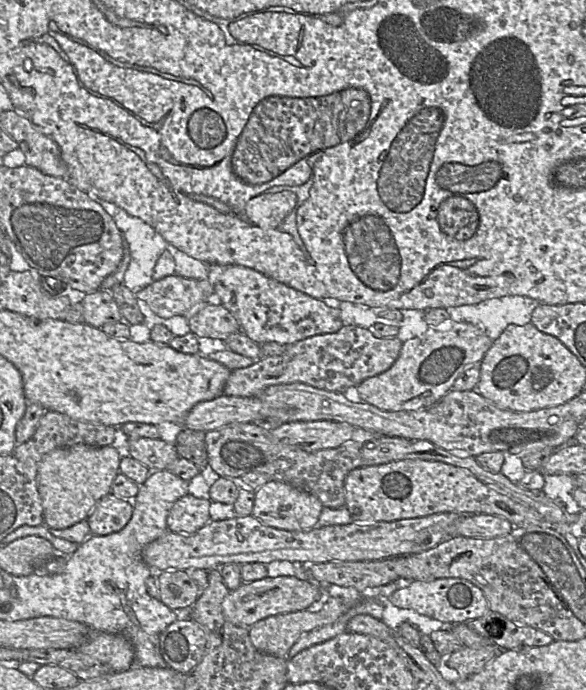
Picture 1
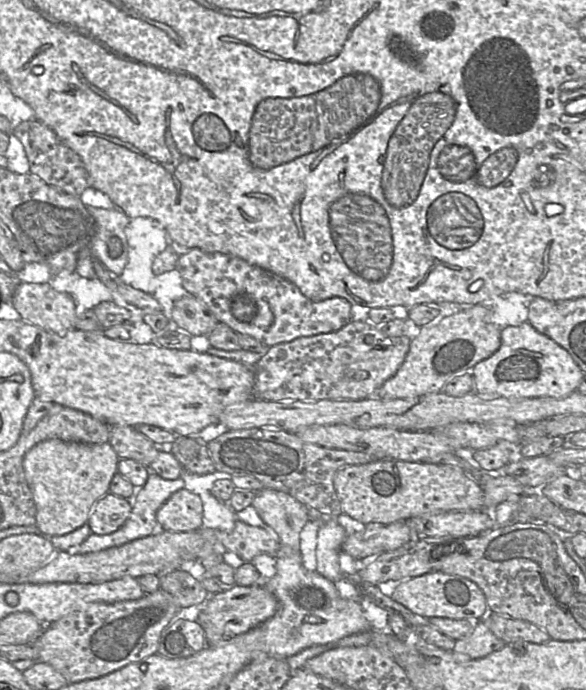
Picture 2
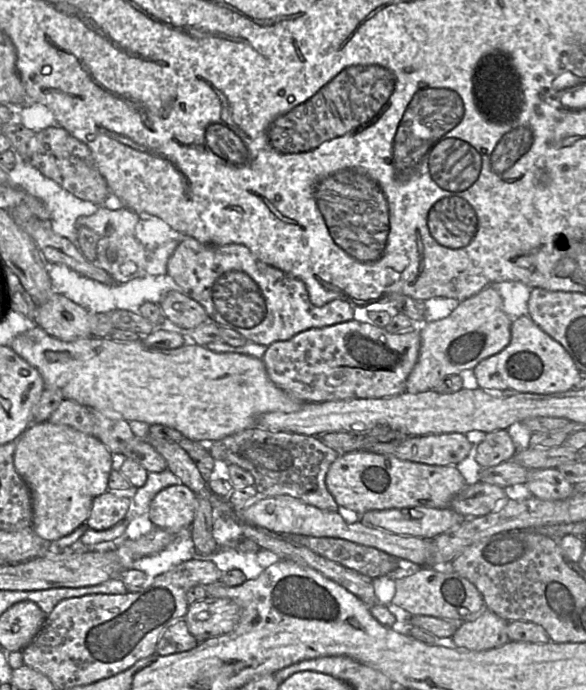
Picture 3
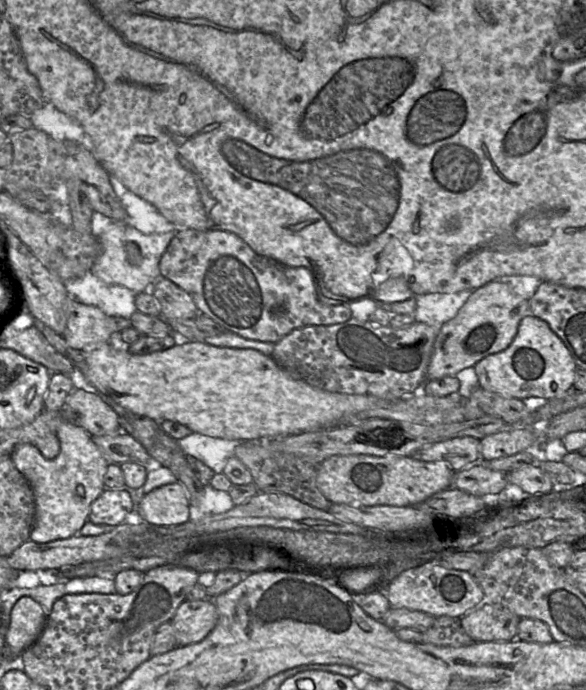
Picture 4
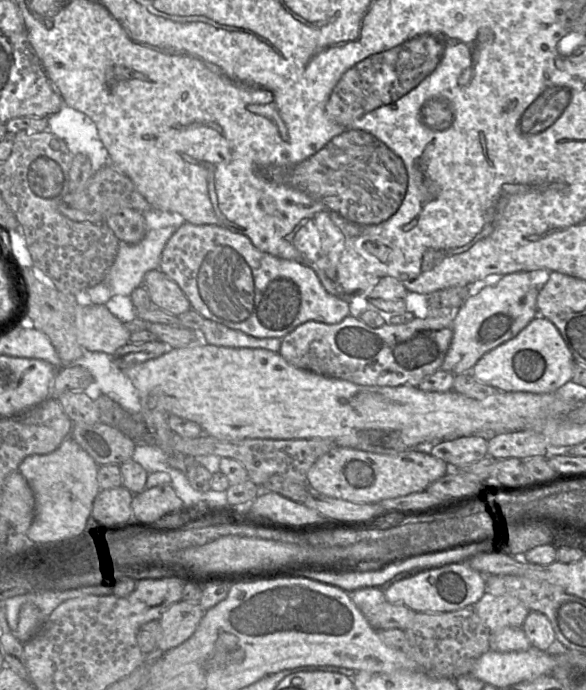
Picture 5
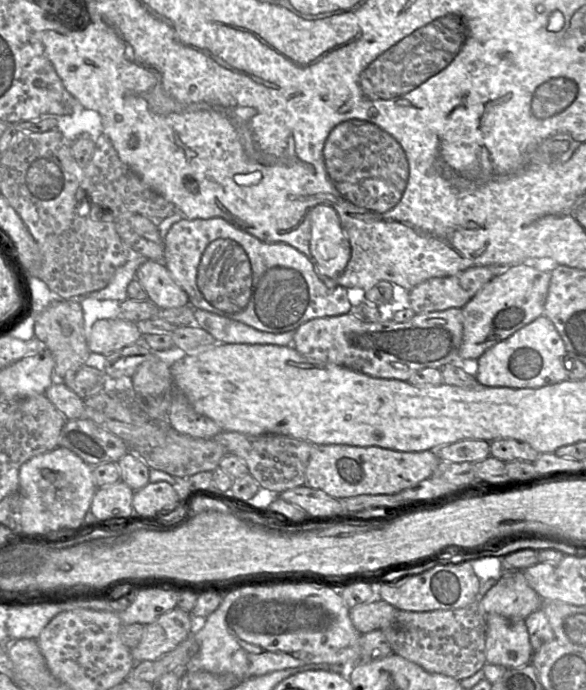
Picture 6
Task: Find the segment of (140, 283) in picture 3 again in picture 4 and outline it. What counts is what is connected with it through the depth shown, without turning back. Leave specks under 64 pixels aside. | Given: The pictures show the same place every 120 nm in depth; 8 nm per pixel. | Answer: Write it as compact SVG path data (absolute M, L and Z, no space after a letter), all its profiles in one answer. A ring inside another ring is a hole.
M91 272L65 281L64 286L69 300L96 306L107 316L130 319L138 311L135 306L137 293L124 286L107 284Z

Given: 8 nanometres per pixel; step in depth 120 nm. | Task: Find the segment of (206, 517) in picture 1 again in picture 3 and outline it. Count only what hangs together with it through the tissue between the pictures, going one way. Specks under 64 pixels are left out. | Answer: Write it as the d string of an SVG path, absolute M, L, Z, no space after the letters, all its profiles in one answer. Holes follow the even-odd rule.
M183 483L168 486L152 499L147 515L155 527L167 531L190 528L198 496Z

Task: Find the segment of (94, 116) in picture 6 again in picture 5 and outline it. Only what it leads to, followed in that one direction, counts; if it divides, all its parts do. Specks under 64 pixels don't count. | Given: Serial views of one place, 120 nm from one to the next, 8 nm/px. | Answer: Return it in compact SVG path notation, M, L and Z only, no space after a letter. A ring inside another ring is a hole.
M67 105L46 117L47 131L63 139L72 155L84 154L91 162L92 174L110 164L110 156L93 120Z

